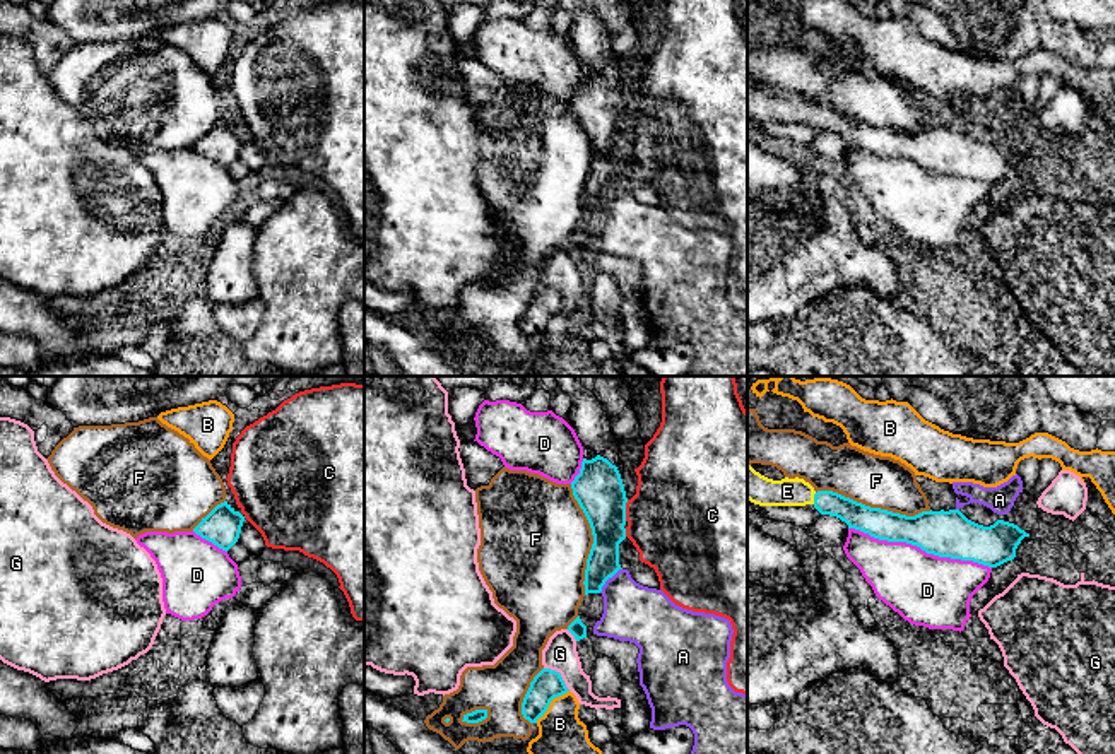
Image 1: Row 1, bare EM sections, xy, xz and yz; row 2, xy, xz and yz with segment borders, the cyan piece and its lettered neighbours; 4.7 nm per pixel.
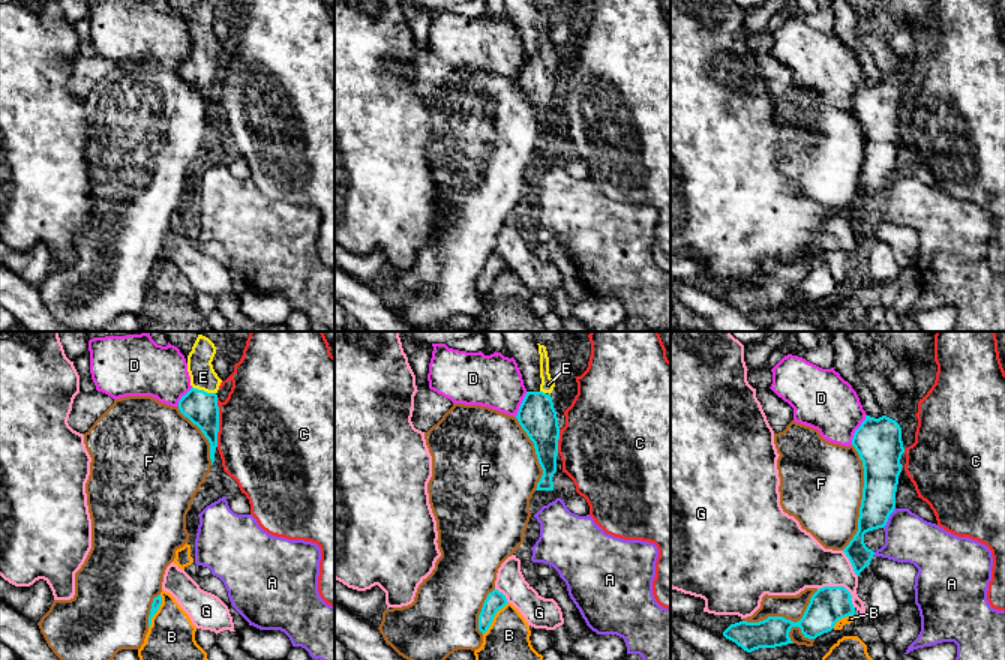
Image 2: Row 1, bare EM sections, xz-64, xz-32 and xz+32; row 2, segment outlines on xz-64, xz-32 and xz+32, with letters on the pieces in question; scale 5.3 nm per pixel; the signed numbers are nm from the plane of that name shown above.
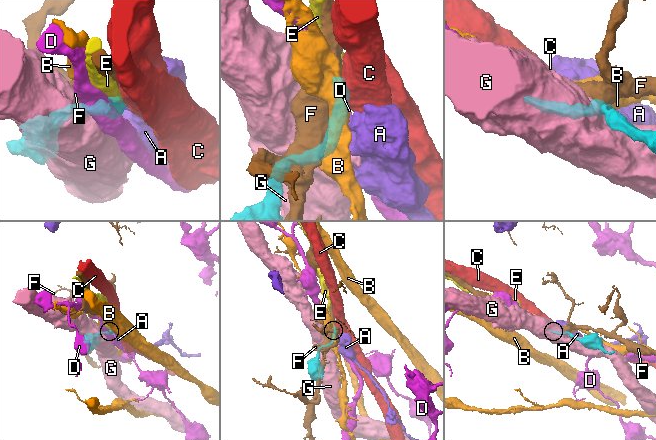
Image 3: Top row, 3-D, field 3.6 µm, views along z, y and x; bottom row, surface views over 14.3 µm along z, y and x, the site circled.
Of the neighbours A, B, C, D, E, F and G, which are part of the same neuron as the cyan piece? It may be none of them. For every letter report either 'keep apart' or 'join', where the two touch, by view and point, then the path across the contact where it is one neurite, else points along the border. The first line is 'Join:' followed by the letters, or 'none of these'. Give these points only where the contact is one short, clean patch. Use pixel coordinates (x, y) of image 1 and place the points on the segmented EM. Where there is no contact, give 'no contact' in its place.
Join: E
A: keep apart; meets cyan in xz at (607, 578); border along xz (621, 568), (599, 592)
B: keep apart; meets cyan in xz at (549, 703); border along xz (568, 689), (556, 696), (536, 722)
C: keep apart; meets cyan in xz at (625, 510); border along xz (628, 500), (625, 520)
D: keep apart; meets cyan in yz at (920, 547)
E: join; meets cyan in yz at (814, 498); runs through yz (855, 515), (814, 498), (802, 493), (763, 491)
F: keep apart; meets cyan in yz at (874, 508)
G: keep apart; meets cyan in xz at (560, 674)

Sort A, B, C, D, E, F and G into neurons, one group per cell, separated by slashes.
A / B / C / D / E / F / G

